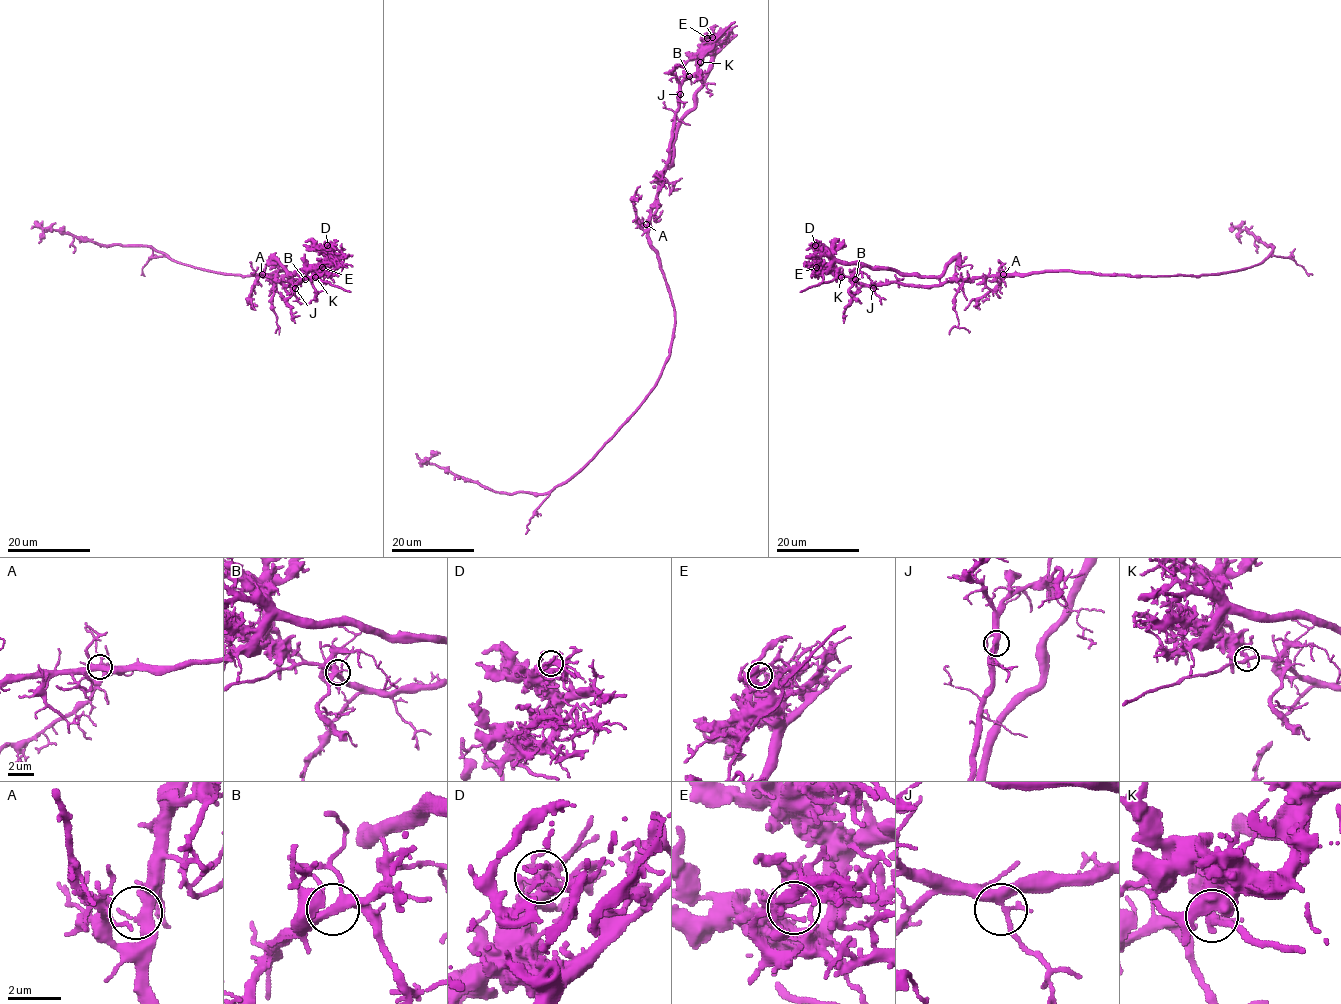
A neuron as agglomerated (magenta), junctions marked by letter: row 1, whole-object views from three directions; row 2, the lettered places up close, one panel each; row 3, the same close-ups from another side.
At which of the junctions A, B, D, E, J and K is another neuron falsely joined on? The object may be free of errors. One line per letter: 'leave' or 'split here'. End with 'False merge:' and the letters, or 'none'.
A: leave
B: leave
D: leave
E: leave
J: leave
K: split here
False merge: K

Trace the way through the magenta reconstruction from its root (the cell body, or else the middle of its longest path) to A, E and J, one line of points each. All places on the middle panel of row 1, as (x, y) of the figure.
A: (672, 333), (673, 304), (646, 224)
E: (672, 333), (673, 304), (658, 251), (648, 236), (648, 215), (668, 159), (679, 85), (696, 71), (707, 38)
J: (672, 333), (673, 304), (658, 251), (648, 236), (648, 215), (660, 184), (660, 173), (668, 159), (680, 94)

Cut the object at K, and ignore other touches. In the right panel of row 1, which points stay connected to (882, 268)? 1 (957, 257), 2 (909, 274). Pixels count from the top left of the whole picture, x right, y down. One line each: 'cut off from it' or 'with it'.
1: with it
2: with it

